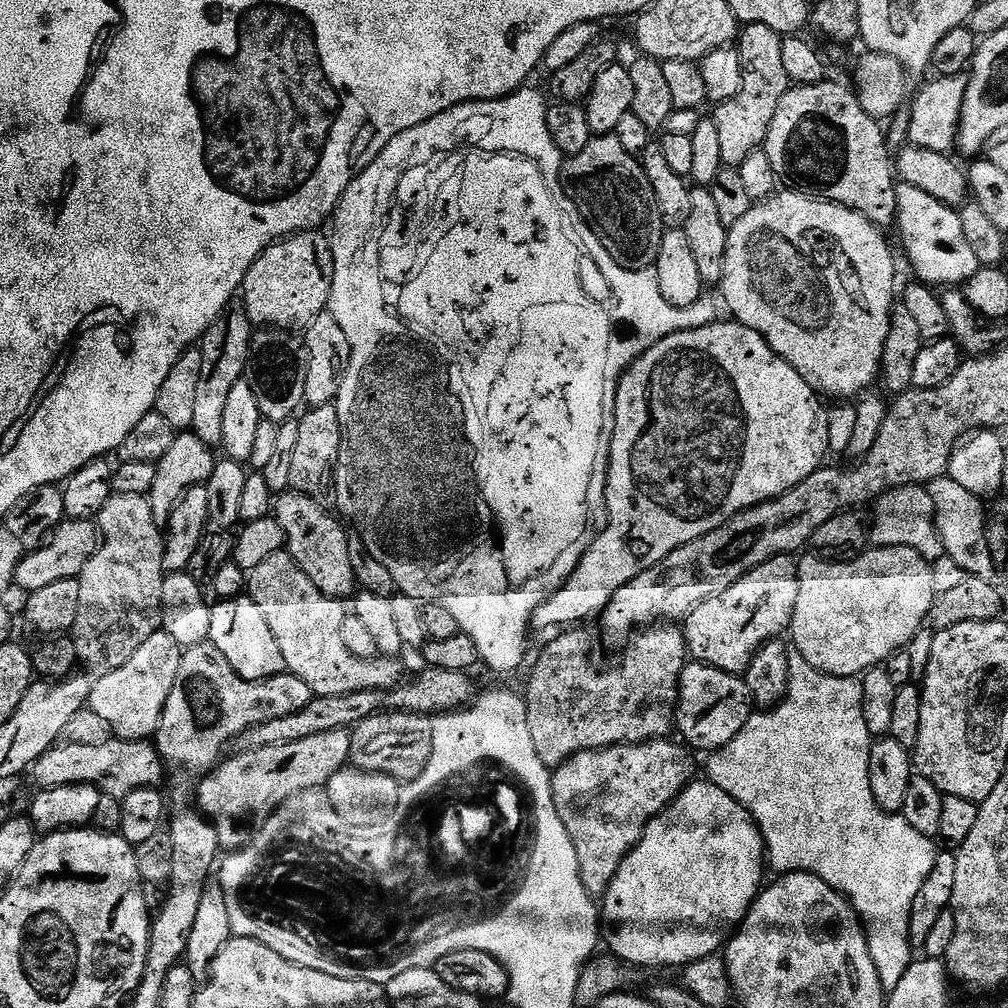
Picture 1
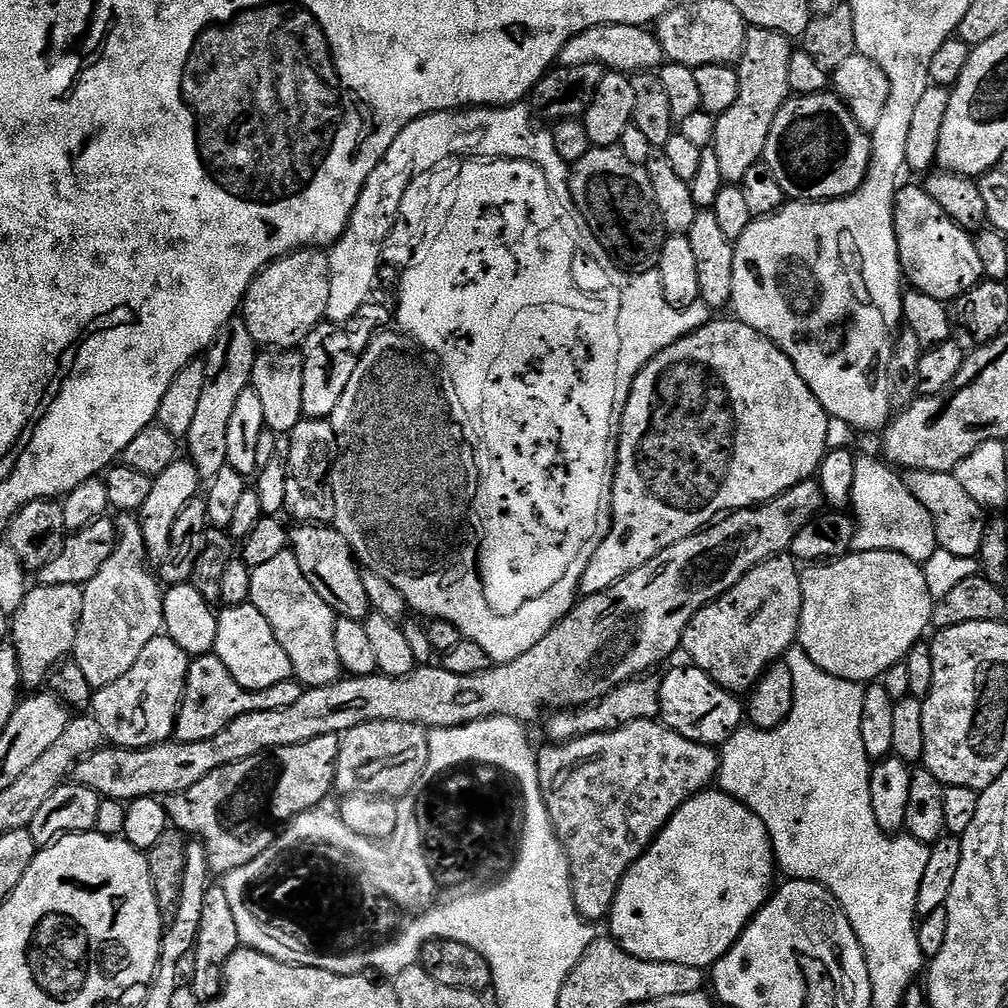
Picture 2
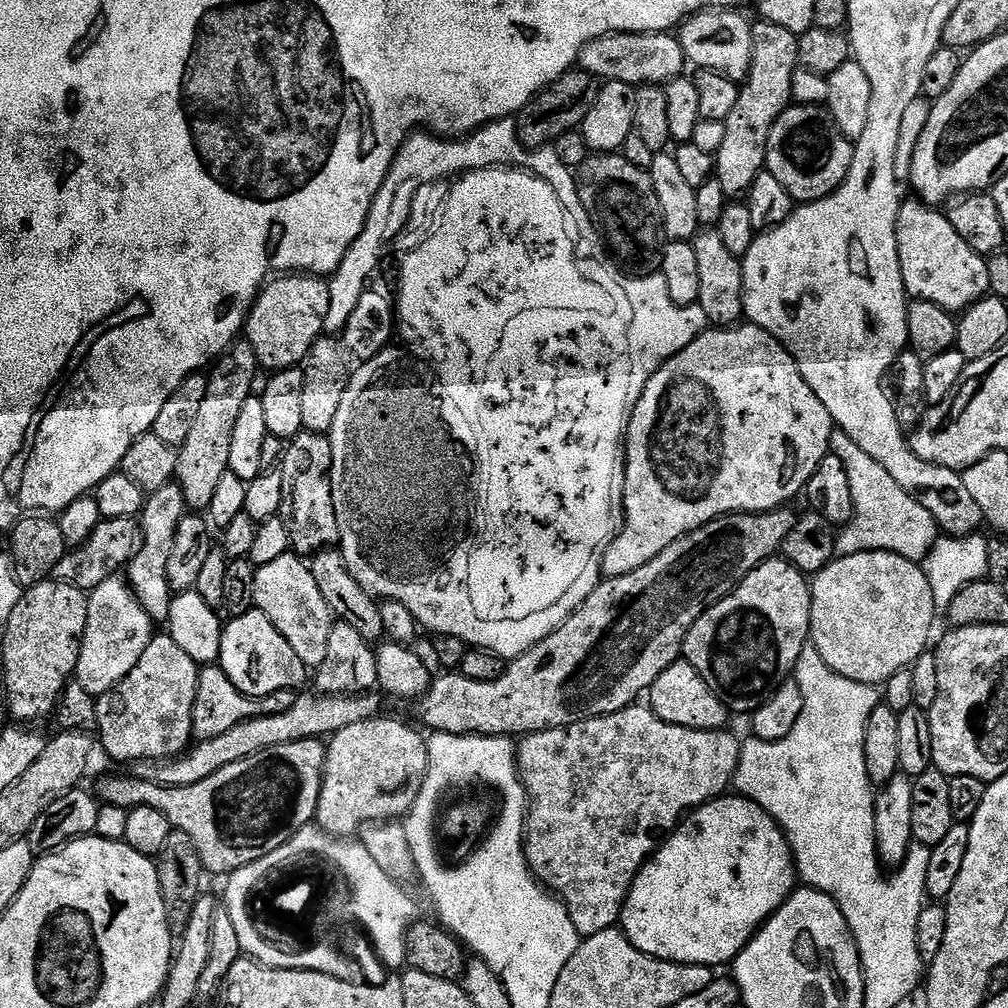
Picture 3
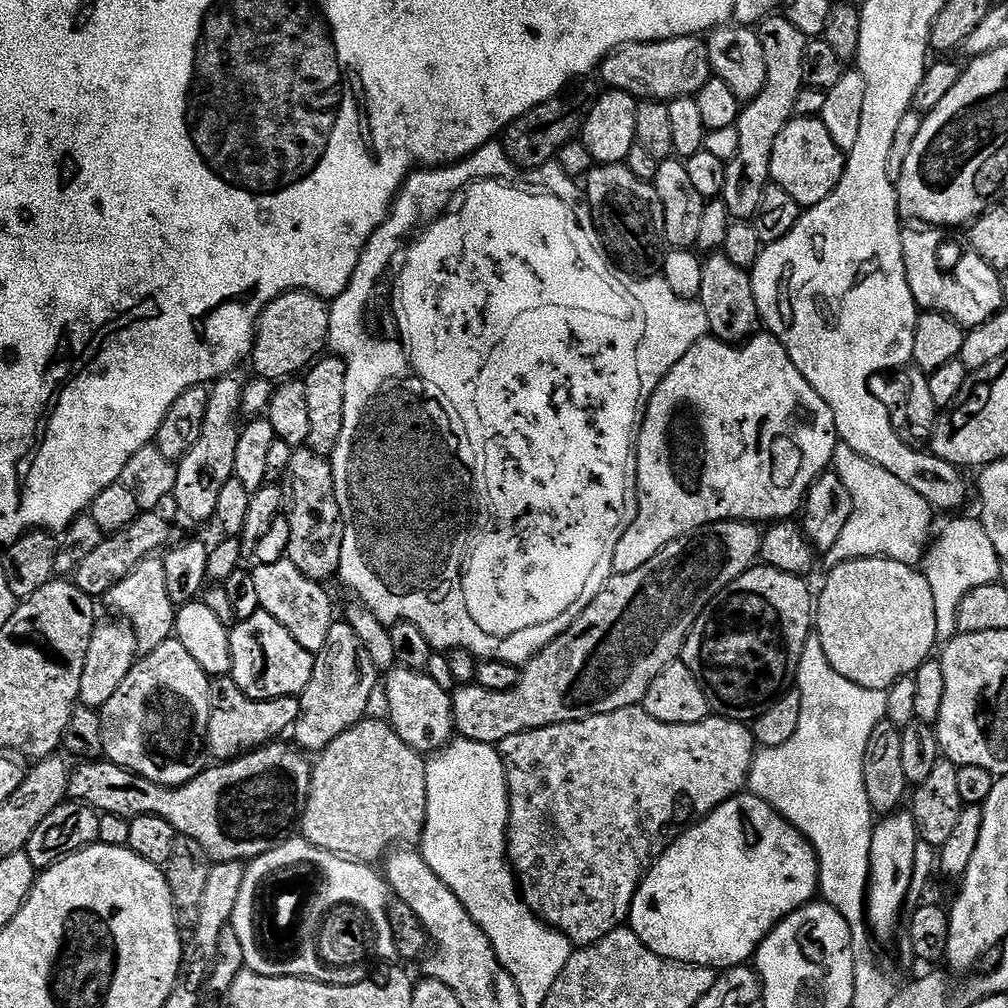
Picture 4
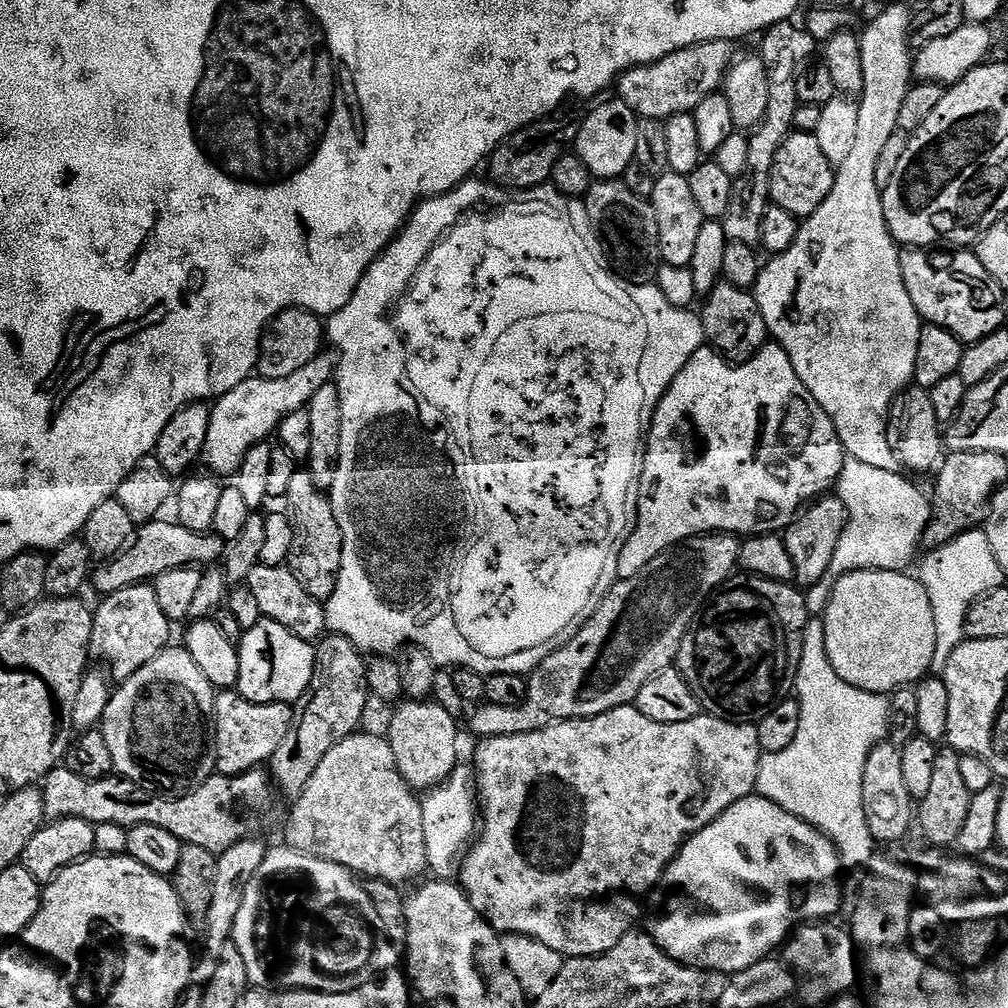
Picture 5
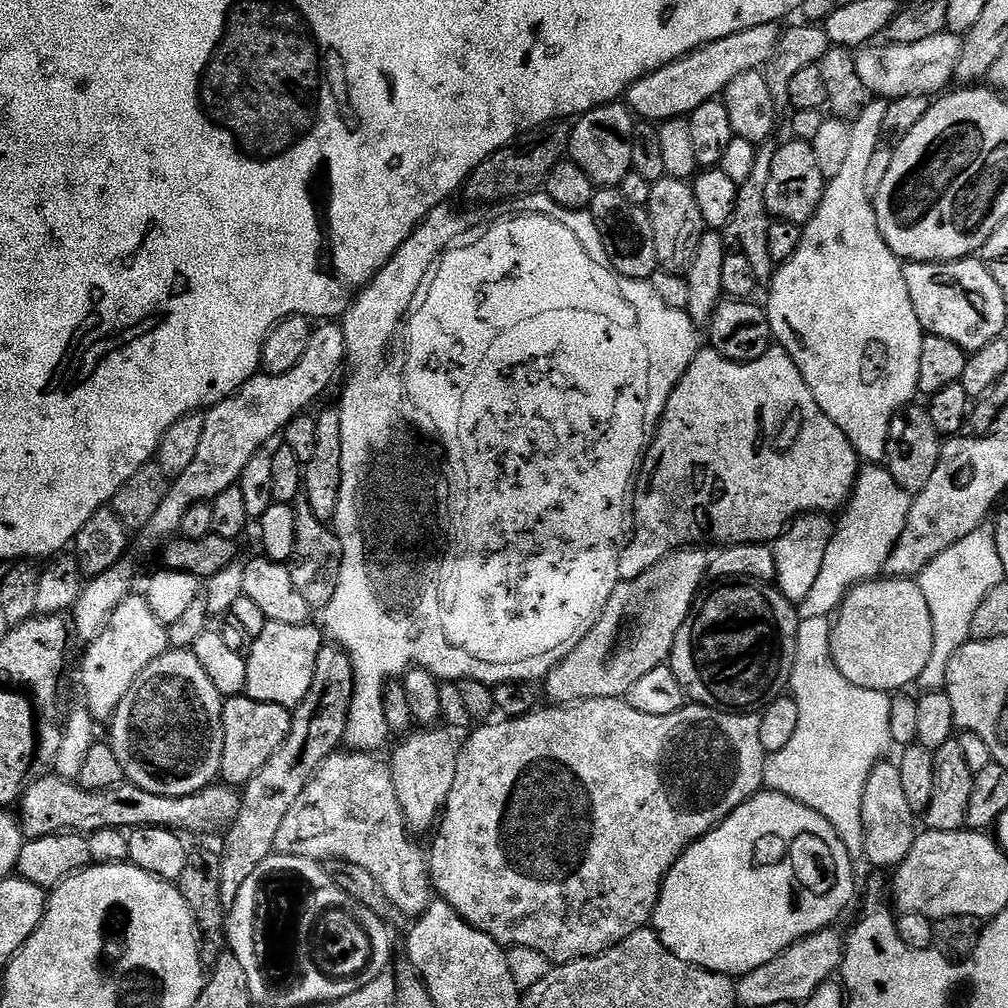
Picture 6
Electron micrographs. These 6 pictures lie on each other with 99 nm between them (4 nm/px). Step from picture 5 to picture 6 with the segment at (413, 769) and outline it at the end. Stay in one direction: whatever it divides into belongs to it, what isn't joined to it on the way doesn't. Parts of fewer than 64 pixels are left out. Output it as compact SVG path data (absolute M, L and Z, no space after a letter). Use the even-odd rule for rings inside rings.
M440 726L413 730L397 743L400 745L392 752L390 771L394 794L398 794L398 806L402 806L402 814L413 833L431 833L437 827L444 807L448 805L450 790L454 790L454 774L458 774L460 748L452 741L451 735L451 731Z

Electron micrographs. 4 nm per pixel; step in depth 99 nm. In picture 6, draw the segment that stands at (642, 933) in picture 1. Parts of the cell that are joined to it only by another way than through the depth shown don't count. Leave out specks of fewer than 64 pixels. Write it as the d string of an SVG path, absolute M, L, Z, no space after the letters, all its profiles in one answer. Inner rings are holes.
M761 790L745 804L738 806L738 810L730 813L717 828L711 828L701 840L695 840L678 857L676 865L668 871L668 876L664 879L650 924L658 934L662 946L666 946L670 954L682 958L682 962L690 962L711 972L721 972L723 976L739 978L750 974L750 970L758 970L758 966L766 966L766 962L778 958L778 954L782 954L799 940L805 940L807 936L837 923L835 920L847 910L848 903L856 896L856 868L852 864L855 864L854 858L850 850L846 850L846 842L842 842L838 830L834 830L834 826L830 826L830 822L826 822L826 818L822 818L818 810L810 810L810 806L777 792Z

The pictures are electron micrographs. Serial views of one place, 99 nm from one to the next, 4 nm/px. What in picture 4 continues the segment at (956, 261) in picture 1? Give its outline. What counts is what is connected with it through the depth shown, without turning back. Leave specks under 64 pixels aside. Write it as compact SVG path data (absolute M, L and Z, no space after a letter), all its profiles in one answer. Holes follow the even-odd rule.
M908 226L901 231L902 262L910 282L910 294L914 294L917 309L940 312L966 330L976 328L1005 307L1006 293L1000 285L1001 273L975 254L962 257L952 272L944 273L940 269L940 236L941 233L931 226Z

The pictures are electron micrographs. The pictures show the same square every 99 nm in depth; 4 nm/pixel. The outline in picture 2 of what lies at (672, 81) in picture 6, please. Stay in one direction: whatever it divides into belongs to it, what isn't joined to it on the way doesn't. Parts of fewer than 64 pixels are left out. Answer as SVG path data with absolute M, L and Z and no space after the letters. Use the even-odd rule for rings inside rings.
M603 24L572 36L561 50L558 62L561 67L590 65L595 62L614 72L635 74L659 69L665 60L660 37L651 27L638 24Z

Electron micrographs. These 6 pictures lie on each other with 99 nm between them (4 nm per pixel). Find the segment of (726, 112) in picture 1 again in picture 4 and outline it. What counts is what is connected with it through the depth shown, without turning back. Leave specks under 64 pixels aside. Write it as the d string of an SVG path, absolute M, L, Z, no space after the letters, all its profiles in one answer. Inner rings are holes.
M773 14L758 24L758 35L766 54L766 86L758 98L747 101L740 109L740 117L735 122L738 130L738 152L736 157L727 161L726 186L722 197L728 215L736 222L748 222L753 219L762 202L762 194L767 190L772 171L770 158L778 134L796 116L794 102L805 87L802 78L804 51L810 42L809 37L788 21L787 15Z

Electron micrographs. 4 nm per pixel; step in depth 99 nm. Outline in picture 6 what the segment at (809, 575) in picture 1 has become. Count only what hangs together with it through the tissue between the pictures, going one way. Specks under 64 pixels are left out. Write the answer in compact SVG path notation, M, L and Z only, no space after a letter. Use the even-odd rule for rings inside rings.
M877 578L853 588L840 605L832 624L832 657L842 670L846 682L862 686L866 690L878 690L889 694L899 693L907 684L915 685L920 679L926 662L930 662L934 650L934 622L931 621L930 607L912 578Z

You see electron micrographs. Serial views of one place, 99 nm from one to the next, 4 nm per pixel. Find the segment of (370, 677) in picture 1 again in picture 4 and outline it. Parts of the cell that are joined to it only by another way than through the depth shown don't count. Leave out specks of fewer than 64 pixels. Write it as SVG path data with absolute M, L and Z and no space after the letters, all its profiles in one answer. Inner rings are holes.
M287 558L269 564L256 564L251 569L254 578L254 591L258 593L260 611L270 614L286 630L290 630L290 638L298 642L307 652L315 653L326 646L326 634L330 634L330 626L334 623L332 616L332 600L323 583L306 578L294 562Z

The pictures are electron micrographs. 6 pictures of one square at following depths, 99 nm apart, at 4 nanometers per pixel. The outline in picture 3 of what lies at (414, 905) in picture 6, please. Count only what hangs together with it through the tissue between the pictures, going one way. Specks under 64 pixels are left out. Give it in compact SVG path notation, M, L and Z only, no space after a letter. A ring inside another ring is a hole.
M377 718L374 720L363 720L354 722L354 726L346 726L341 732L335 733L327 741L326 755L324 757L324 781L322 790L318 798L318 810L316 811L315 823L321 832L327 833L333 838L352 838L357 835L369 822L396 822L408 815L408 811L414 806L414 798L418 798L418 790L424 781L427 770L427 743L425 737L420 737L408 724L403 724L400 720L384 720Z

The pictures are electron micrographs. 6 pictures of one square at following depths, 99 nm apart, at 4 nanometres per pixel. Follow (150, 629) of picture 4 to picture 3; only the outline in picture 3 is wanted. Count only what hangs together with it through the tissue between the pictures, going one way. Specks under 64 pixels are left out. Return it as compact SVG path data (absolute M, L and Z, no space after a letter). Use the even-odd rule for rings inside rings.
M173 482L162 486L162 490L152 492L144 501L144 510L138 517L141 542L135 556L128 563L126 579L140 605L150 614L153 622L167 621L170 606L174 599L172 587L168 584L166 566L170 562L170 554L174 554L174 538L182 518L186 514L184 495L179 483Z

